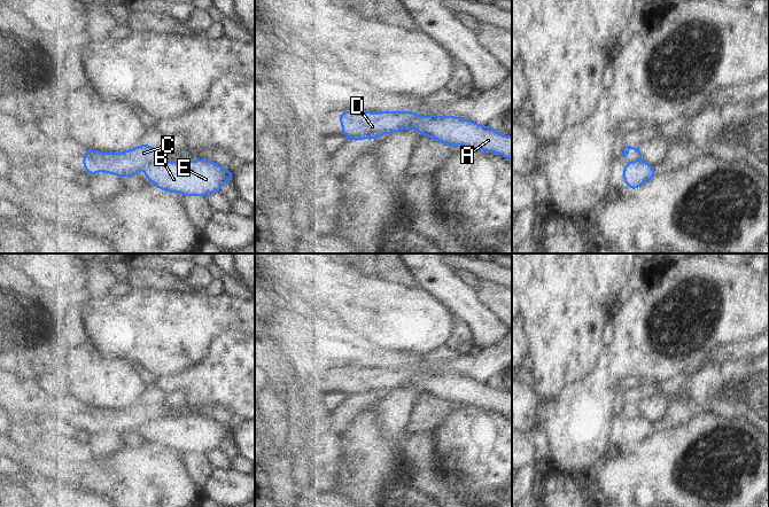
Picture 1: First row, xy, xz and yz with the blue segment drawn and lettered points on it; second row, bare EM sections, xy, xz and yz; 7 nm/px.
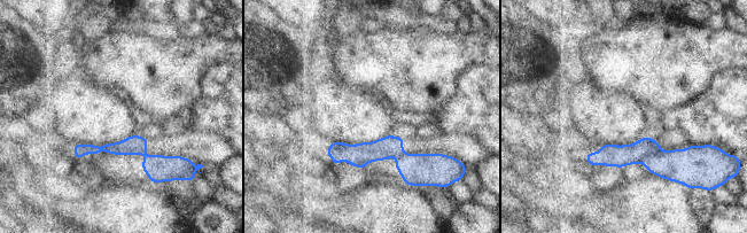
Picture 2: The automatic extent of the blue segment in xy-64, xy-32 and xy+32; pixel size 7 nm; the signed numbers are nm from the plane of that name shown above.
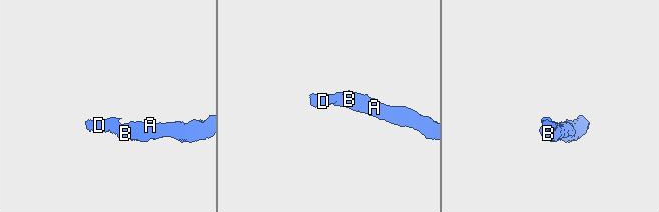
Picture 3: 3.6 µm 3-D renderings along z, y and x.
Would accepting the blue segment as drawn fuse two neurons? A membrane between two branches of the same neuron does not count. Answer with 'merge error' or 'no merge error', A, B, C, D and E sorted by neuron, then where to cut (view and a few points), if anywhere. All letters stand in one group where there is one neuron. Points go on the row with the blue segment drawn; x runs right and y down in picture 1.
merge error; A B E / C D; cut in xy along (158, 161), (147, 166)

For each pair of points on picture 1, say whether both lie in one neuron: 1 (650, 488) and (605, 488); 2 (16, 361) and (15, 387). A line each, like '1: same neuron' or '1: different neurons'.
1: same neuron
2: different neurons

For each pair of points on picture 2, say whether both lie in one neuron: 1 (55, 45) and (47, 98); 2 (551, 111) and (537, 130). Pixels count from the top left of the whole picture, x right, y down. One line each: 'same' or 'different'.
1: different
2: different

